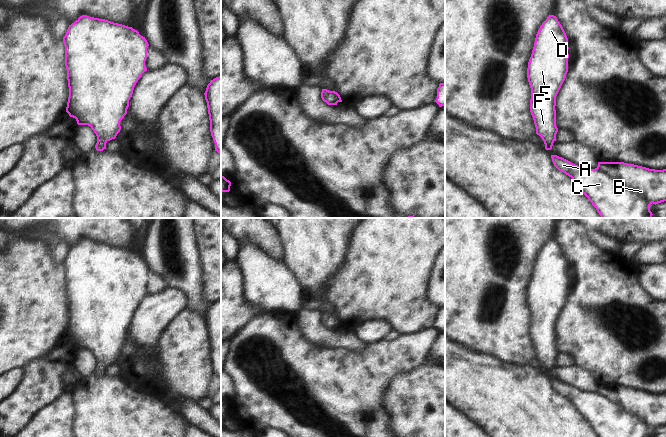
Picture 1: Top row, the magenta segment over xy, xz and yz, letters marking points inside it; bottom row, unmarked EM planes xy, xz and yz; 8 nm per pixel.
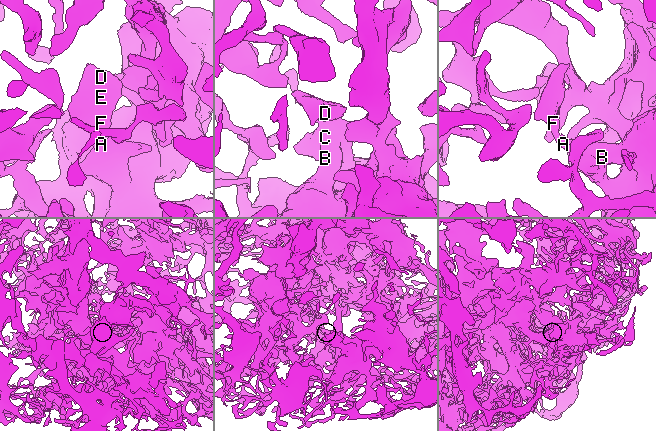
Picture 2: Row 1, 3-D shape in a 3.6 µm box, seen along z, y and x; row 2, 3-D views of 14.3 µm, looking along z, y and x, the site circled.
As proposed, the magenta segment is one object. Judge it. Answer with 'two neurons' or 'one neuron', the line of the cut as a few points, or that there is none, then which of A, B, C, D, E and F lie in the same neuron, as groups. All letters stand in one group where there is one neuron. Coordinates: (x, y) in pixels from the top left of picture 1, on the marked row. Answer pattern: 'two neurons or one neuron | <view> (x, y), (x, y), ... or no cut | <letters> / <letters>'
one neuron | no cut | A B C D E F

